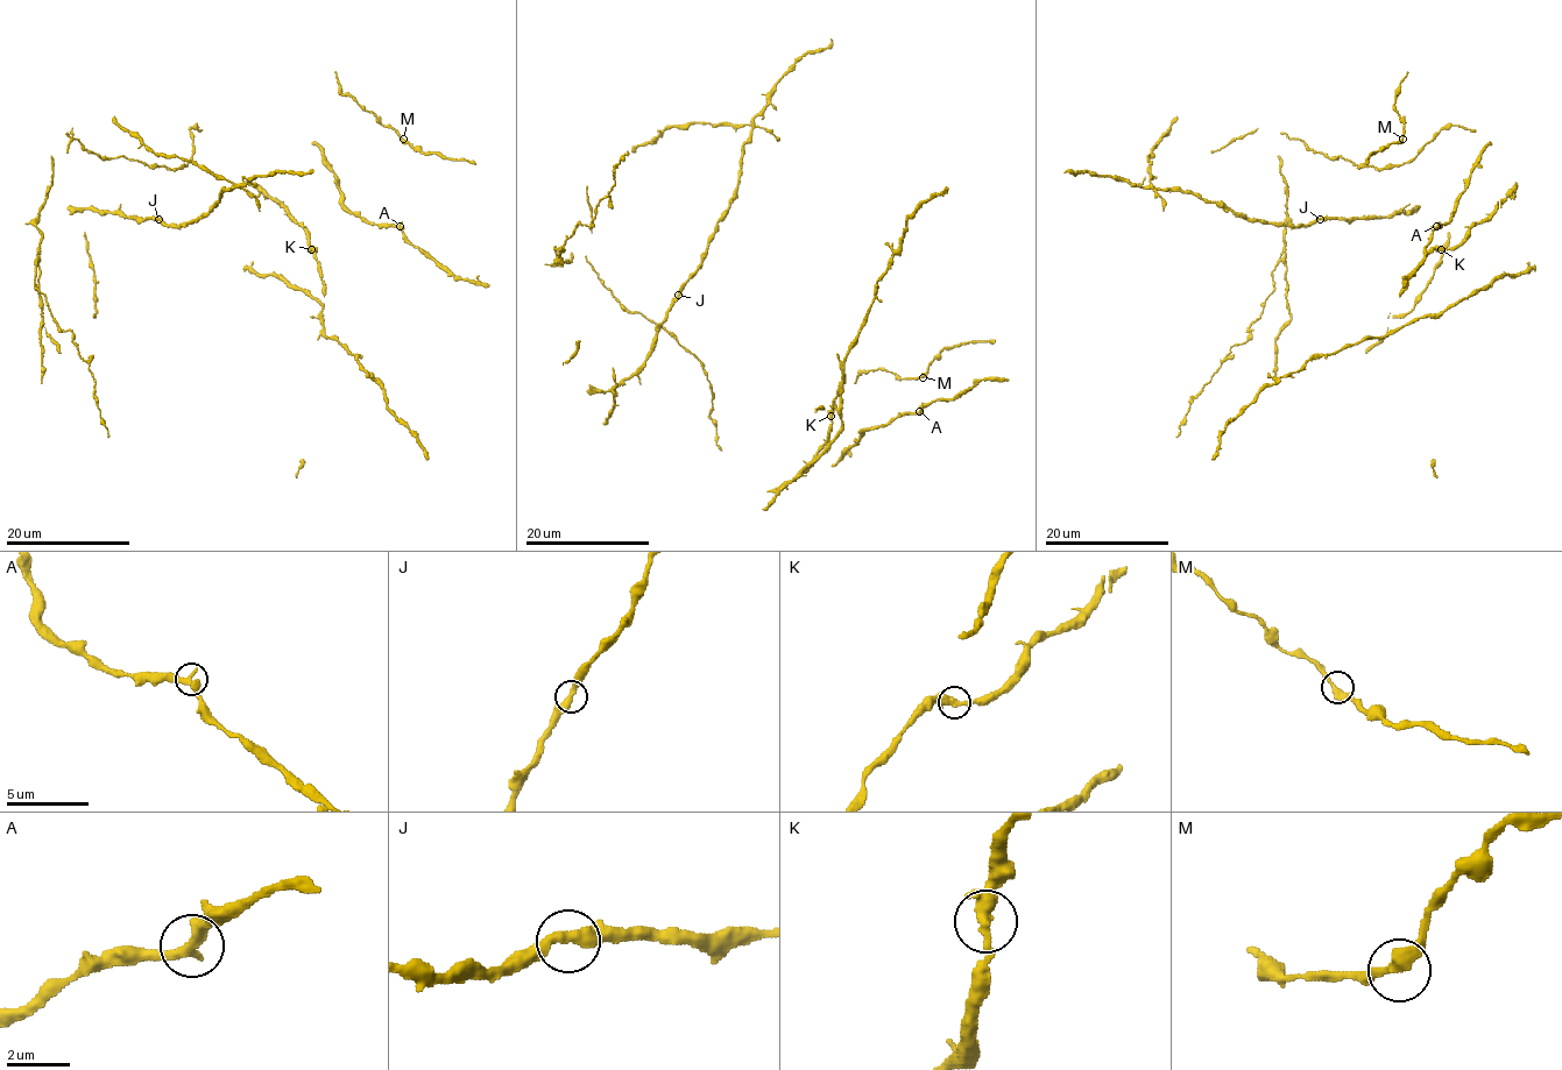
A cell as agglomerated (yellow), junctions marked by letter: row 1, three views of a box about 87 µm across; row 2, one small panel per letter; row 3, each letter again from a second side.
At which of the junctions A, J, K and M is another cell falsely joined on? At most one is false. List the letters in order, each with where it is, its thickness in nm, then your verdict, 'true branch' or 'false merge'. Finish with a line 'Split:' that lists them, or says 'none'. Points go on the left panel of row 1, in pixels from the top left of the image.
A: (400, 226) | 400 nm | true branch
J: (158, 219) | 400 nm | true branch
K: (311, 249) | 400 nm | true branch
M: (403, 139) | 380 nm | true branch
Split: none

